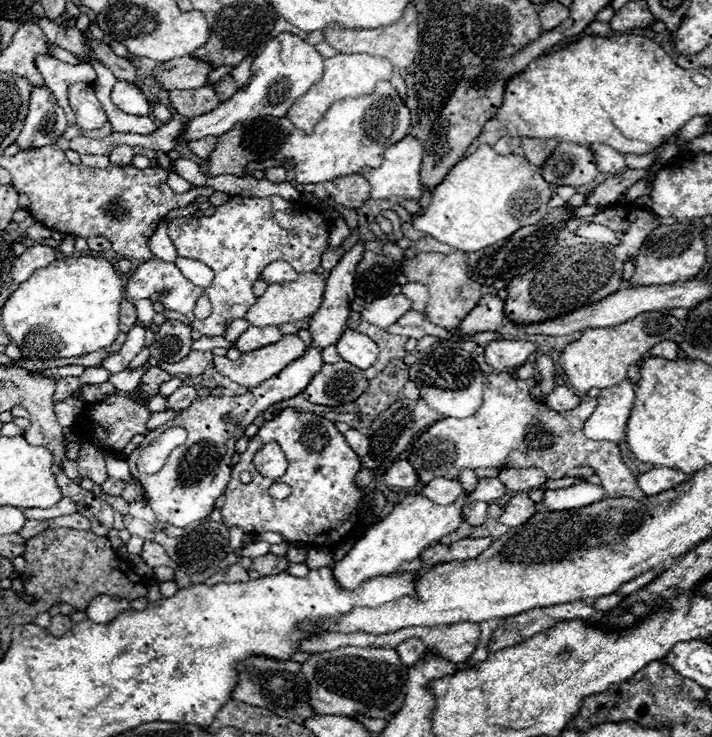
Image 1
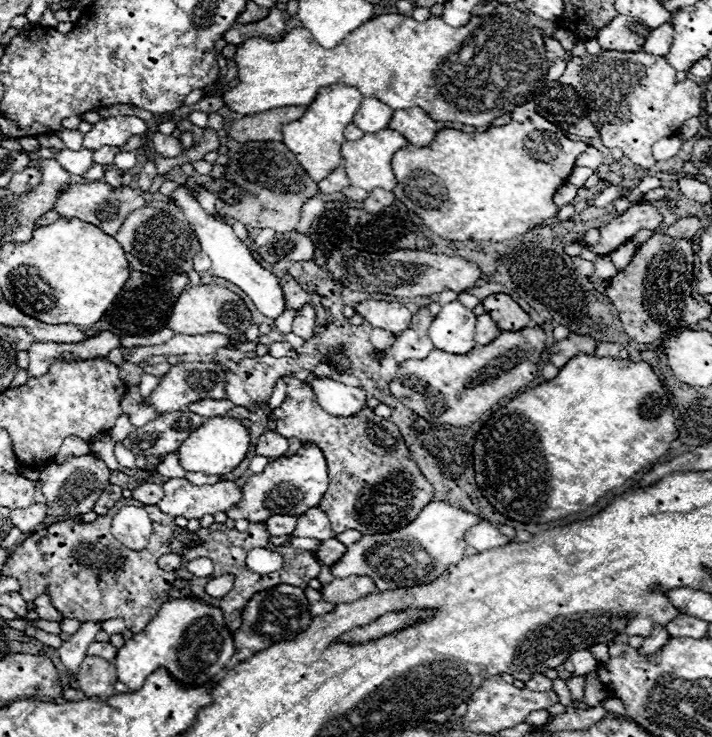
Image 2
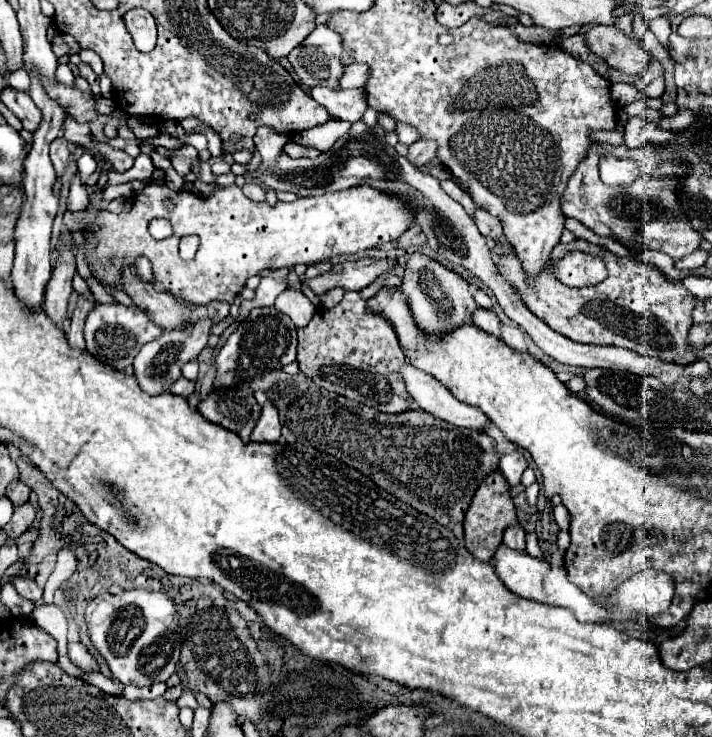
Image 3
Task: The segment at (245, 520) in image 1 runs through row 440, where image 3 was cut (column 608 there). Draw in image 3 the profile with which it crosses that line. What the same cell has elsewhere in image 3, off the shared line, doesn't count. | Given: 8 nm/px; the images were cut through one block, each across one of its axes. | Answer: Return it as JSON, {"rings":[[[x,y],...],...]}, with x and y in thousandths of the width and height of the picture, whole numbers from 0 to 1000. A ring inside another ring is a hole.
{"rings":[[[823,326],[784,331],[775,339],[775,353],[787,353],[795,342],[803,339],[843,347],[857,364],[857,374],[834,391],[801,391],[784,383],[772,366],[761,369],[761,374],[756,377],[739,374],[716,331],[699,336],[694,334],[691,345],[699,347],[699,366],[716,385],[722,385],[739,415],[789,456],[798,456],[801,461],[815,467],[874,469],[902,483],[927,486],[933,491],[969,494],[978,488],[978,478],[966,467],[966,453],[972,445],[972,418],[978,407],[958,385],[938,383],[933,372],[913,355],[899,355],[893,347],[871,350],[848,334],[829,331]]]}

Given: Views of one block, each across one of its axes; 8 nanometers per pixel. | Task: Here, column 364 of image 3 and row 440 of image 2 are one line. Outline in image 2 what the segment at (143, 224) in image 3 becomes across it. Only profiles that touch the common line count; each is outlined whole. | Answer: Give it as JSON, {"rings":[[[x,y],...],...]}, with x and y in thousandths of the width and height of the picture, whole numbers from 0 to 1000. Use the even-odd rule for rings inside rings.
{"rings":[[[292,567],[275,586],[267,589],[264,597],[258,597],[258,605],[253,605],[253,611],[247,613],[253,621],[253,630],[261,640],[284,640],[292,646],[315,646],[320,640],[326,640],[346,619],[351,608],[351,589],[348,583],[326,570],[326,567]]]}

